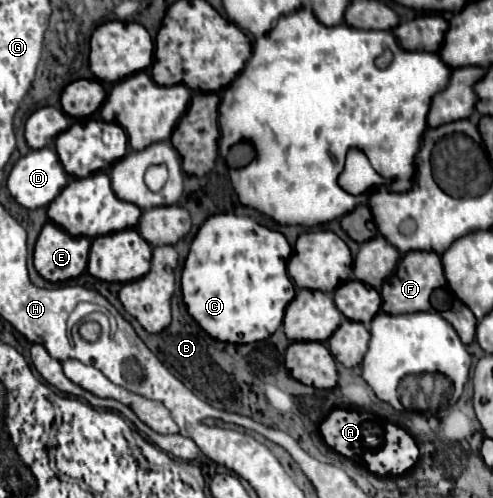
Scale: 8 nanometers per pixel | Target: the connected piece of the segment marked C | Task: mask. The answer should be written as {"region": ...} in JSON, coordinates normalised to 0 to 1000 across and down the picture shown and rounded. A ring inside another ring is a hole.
{"region":[[[448,428],[424,436],[400,464],[367,552],[371,604],[383,633],[432,677],[456,689],[513,689],[550,677],[574,645],[582,608],[598,596],[598,572],[582,552],[590,492],[574,468],[525,452],[509,436]]]}

